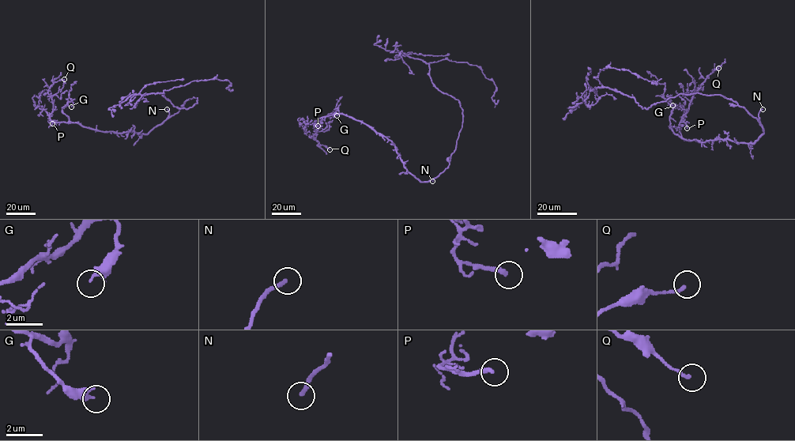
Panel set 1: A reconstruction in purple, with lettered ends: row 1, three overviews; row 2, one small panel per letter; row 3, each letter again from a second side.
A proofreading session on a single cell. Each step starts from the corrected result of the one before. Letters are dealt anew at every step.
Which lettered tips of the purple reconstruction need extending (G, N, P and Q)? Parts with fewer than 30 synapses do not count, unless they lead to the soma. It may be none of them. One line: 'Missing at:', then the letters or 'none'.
Missing at: N

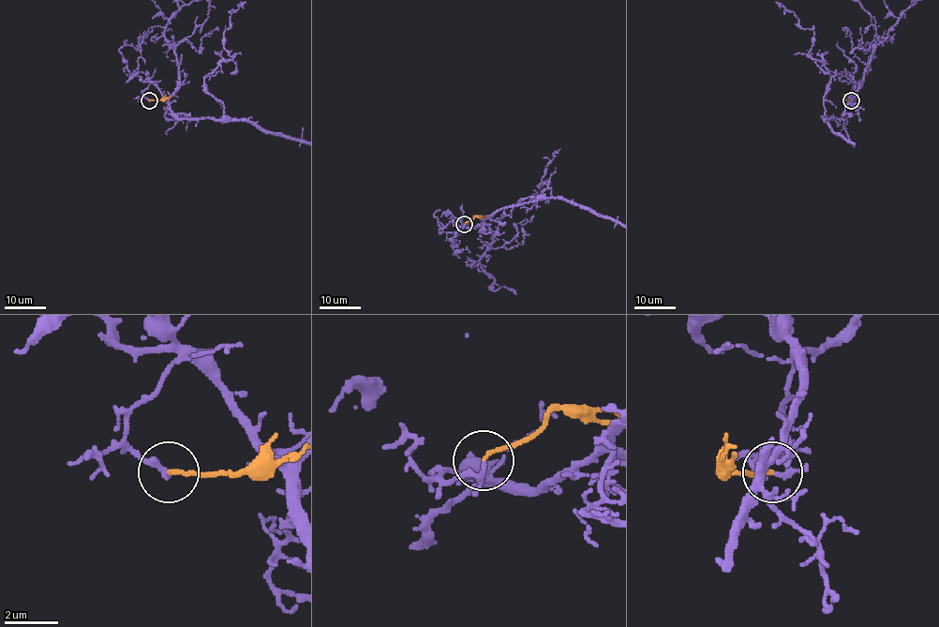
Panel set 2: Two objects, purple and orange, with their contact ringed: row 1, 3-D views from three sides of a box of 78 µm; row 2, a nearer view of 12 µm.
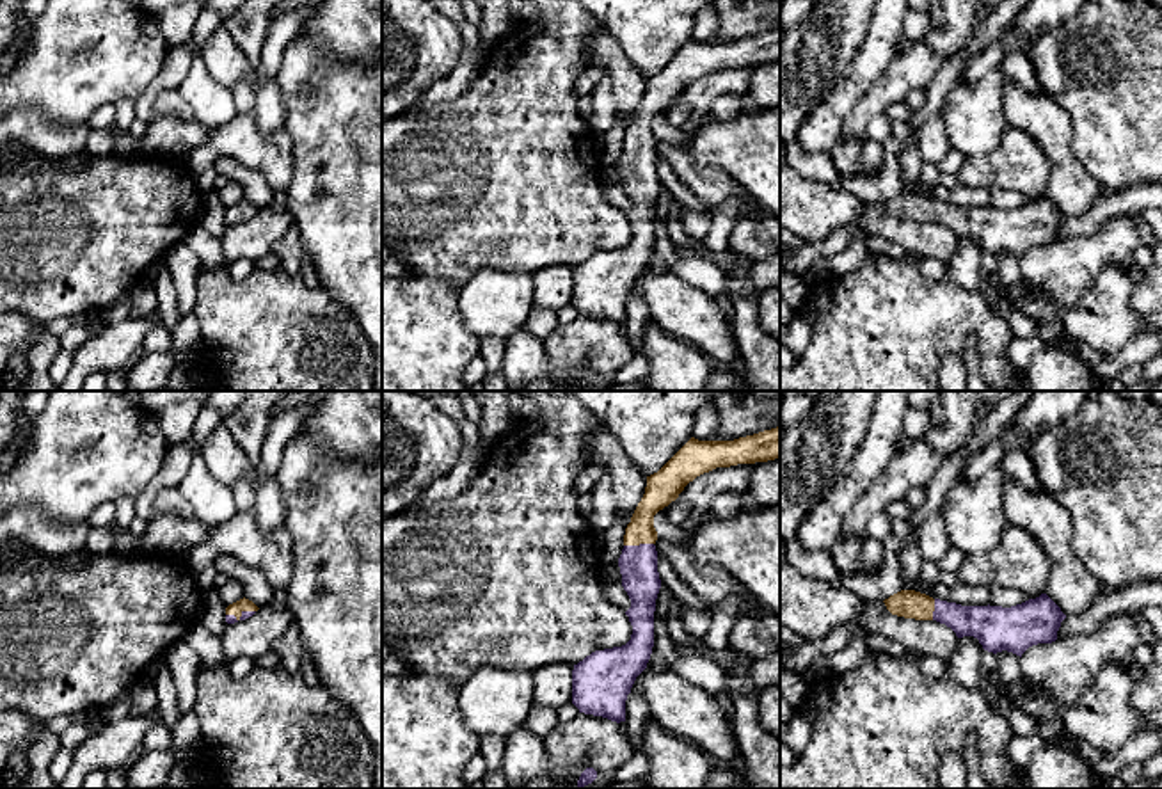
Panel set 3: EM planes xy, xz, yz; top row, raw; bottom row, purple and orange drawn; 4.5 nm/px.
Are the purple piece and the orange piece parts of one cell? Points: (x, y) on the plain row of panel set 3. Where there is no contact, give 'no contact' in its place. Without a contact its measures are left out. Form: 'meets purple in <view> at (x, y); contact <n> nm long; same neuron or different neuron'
meets purple in xz at (640, 146); contact 140 nm long; same neuron

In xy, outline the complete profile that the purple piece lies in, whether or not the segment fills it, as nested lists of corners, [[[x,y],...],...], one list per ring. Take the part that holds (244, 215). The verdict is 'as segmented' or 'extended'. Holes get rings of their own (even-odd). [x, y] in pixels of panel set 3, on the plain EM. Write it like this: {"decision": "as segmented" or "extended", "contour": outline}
{"decision": "extended", "contour": [[[243,199],[226,210],[226,224],[235,226],[238,222],[245,222],[252,219],[258,211],[259,210],[252,203]]]}

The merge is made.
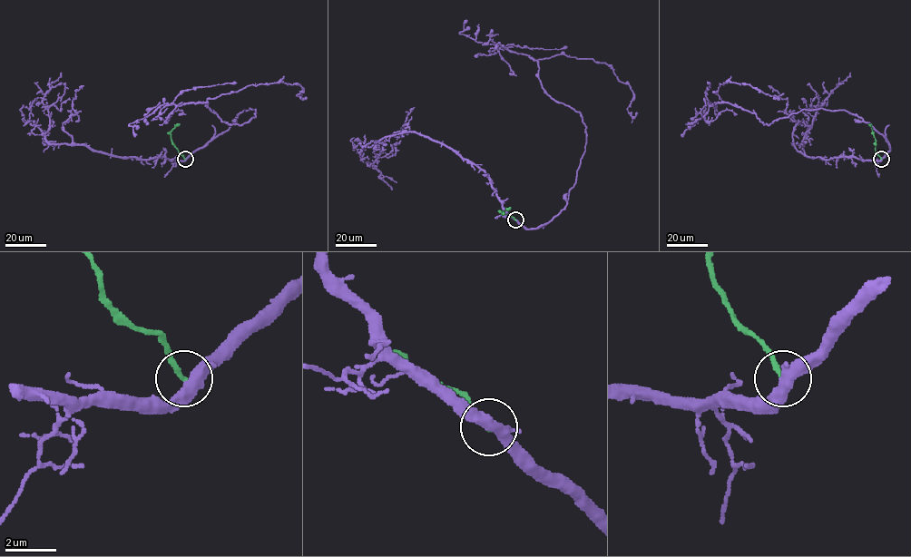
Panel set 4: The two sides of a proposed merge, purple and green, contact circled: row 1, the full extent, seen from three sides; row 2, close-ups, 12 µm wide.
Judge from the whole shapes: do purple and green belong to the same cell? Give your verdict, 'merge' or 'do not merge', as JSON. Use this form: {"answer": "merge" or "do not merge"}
{"answer": "do not merge"}

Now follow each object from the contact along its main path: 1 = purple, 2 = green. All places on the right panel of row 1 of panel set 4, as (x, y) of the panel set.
1: (881, 159), (890, 151), (886, 140), (844, 110), (802, 109), (769, 125), (715, 92), (728, 82), (773, 97)
2: (881, 159), (876, 151), (876, 140), (869, 125)

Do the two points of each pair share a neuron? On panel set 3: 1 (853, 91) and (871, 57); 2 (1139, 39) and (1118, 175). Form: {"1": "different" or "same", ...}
{"1": "same", "2": "same"}

